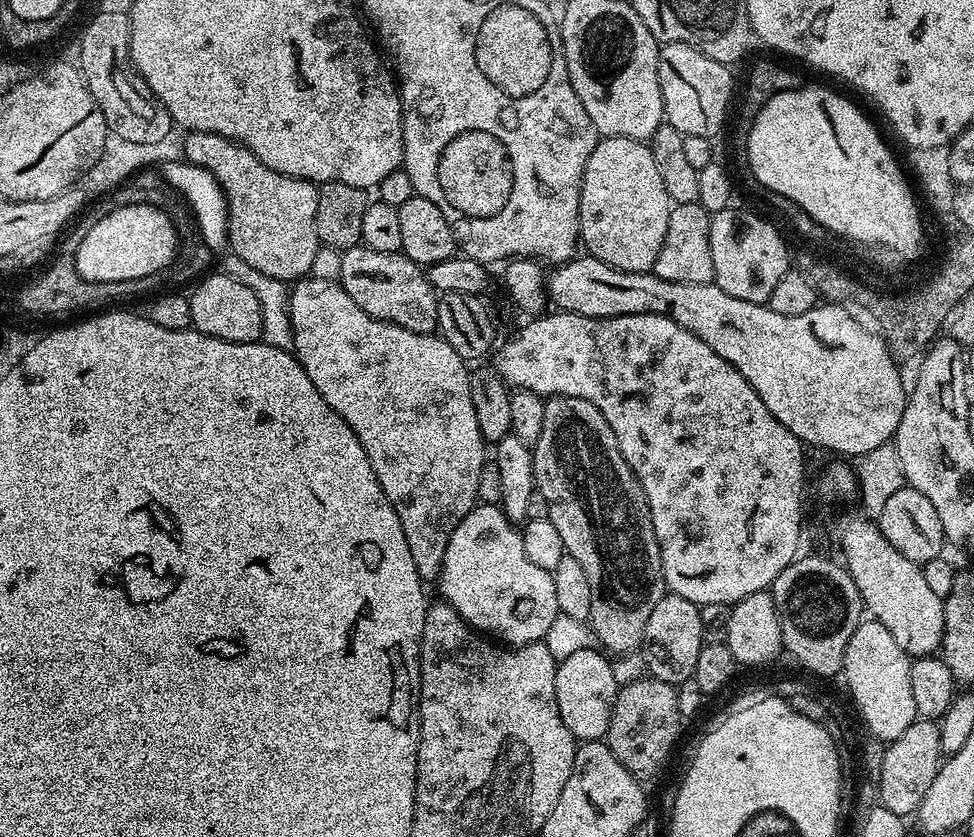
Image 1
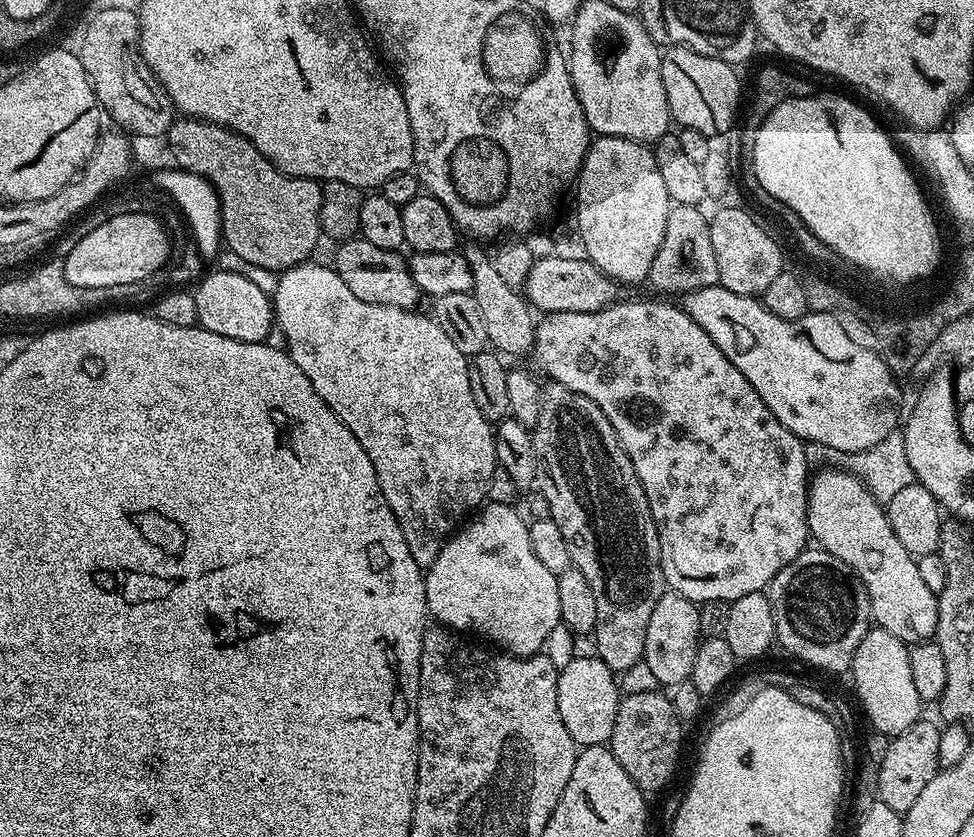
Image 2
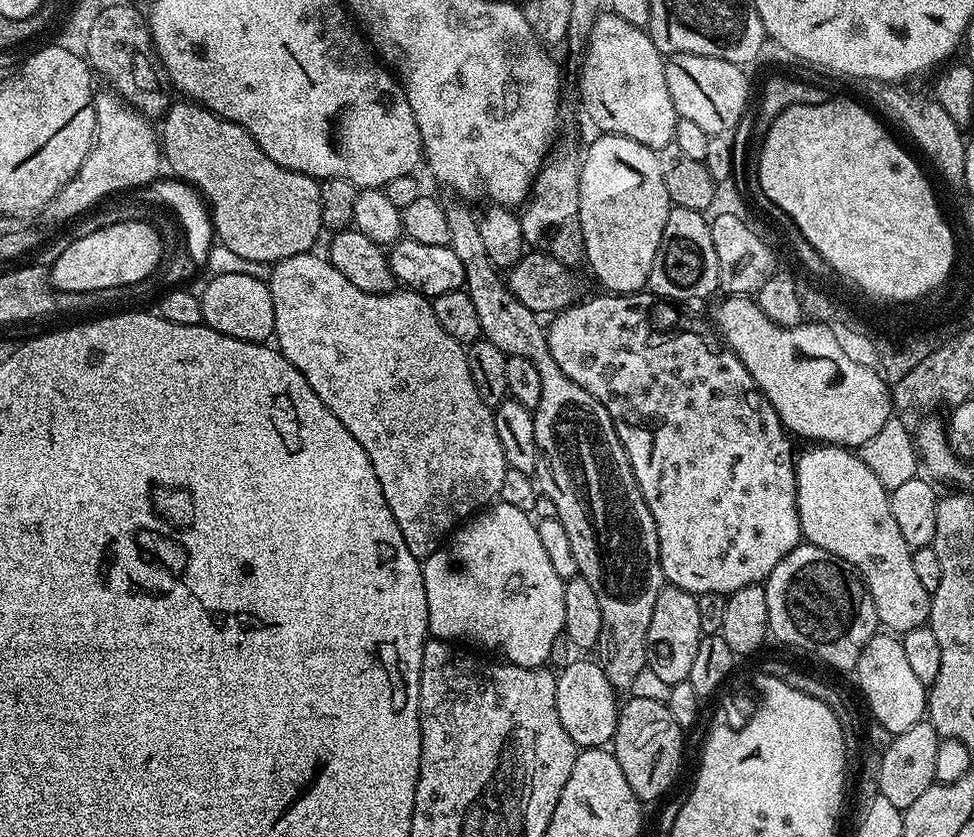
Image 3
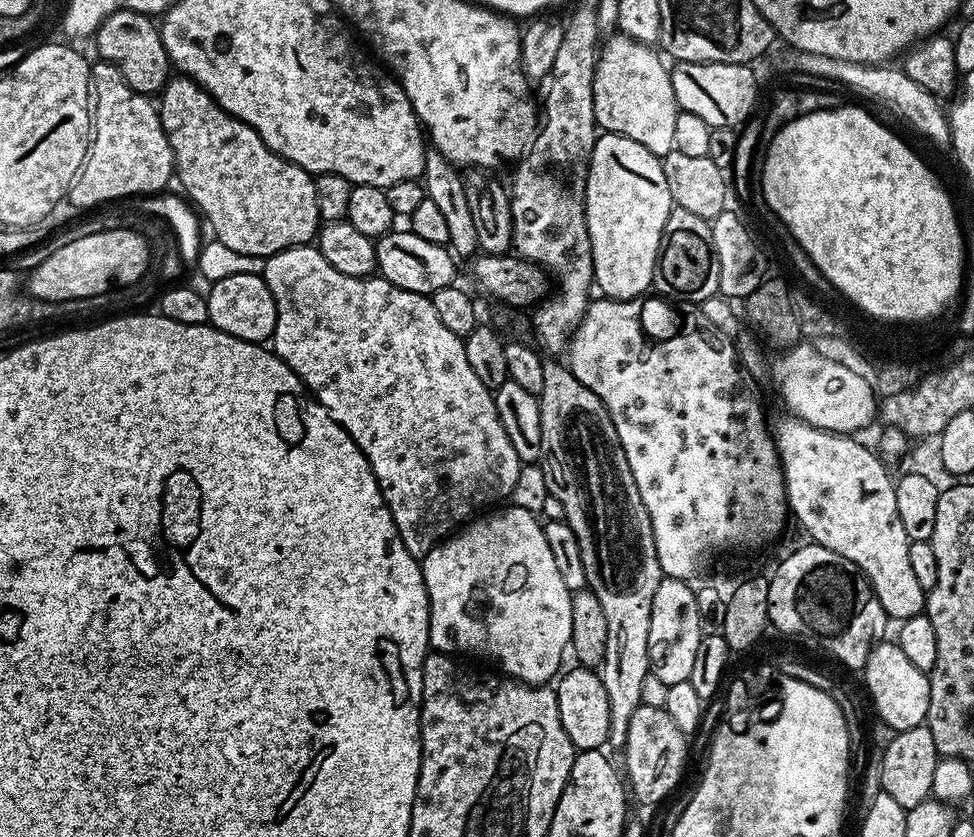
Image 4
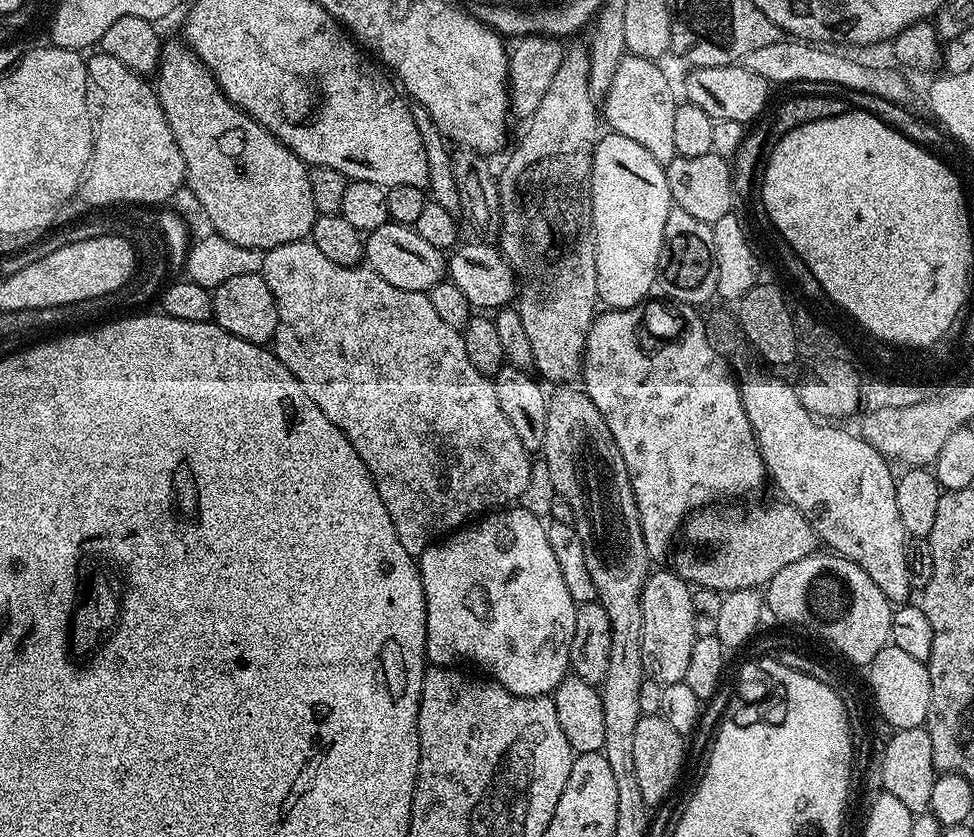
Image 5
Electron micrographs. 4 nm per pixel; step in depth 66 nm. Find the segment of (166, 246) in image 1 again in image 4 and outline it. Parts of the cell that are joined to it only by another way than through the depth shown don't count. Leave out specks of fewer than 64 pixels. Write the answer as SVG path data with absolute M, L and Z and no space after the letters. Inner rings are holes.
M136 228L102 230L74 242L66 242L66 246L58 246L46 262L27 273L27 295L33 300L49 300L52 304L58 304L63 300L97 296L140 280L148 271L150 261L148 244L138 233Z

